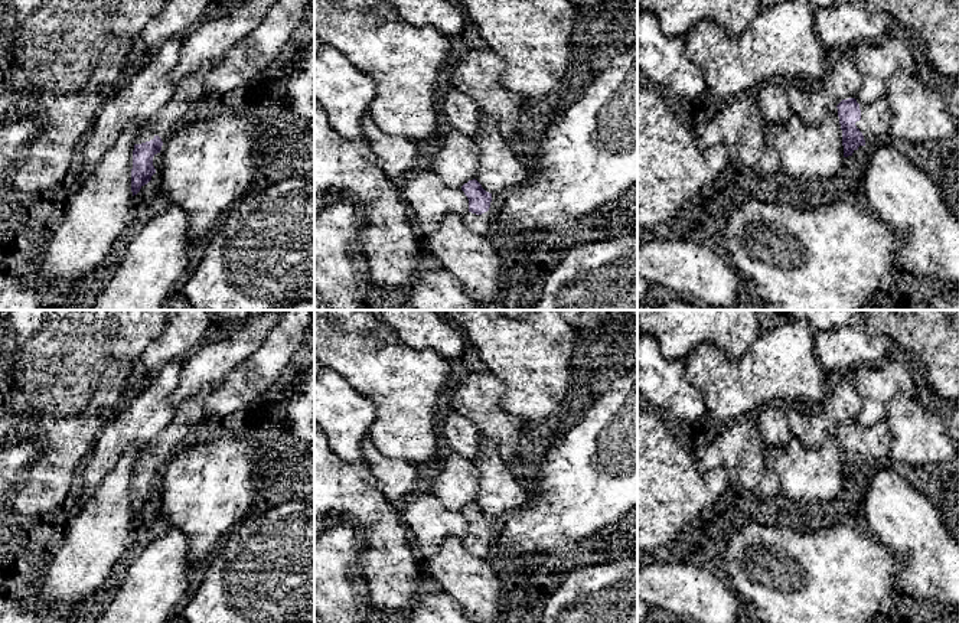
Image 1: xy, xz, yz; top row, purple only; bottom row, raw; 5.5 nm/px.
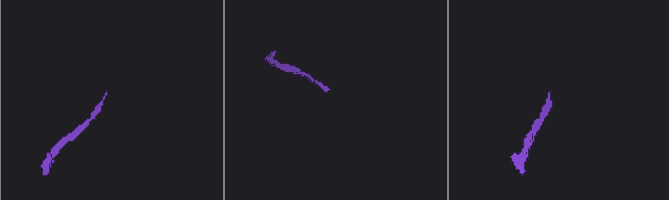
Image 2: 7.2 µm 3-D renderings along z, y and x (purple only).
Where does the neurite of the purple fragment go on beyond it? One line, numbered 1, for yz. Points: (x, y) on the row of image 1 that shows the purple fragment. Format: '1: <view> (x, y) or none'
1: yz (876, 118)

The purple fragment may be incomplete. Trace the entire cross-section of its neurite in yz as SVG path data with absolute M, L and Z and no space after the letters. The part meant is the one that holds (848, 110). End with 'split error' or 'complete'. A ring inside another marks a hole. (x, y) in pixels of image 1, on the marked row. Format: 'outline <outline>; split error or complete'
outline M885 97L870 105L859 105L855 98L838 105L842 130L844 157L852 156L859 146L887 138L891 124L891 107Z; split error

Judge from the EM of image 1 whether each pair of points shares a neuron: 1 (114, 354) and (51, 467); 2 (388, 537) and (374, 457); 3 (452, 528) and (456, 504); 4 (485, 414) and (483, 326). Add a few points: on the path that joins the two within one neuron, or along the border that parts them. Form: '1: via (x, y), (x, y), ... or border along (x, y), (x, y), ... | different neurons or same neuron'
1: via (85, 382), (69, 398), (67, 439) | same neuron
2: border along (362, 460), (374, 478), (374, 485), (398, 506) | different neurons
3: border along (427, 491), (452, 511), (460, 512) | different neurons
4: border along (491, 372), (504, 384), (502, 405) | different neurons

